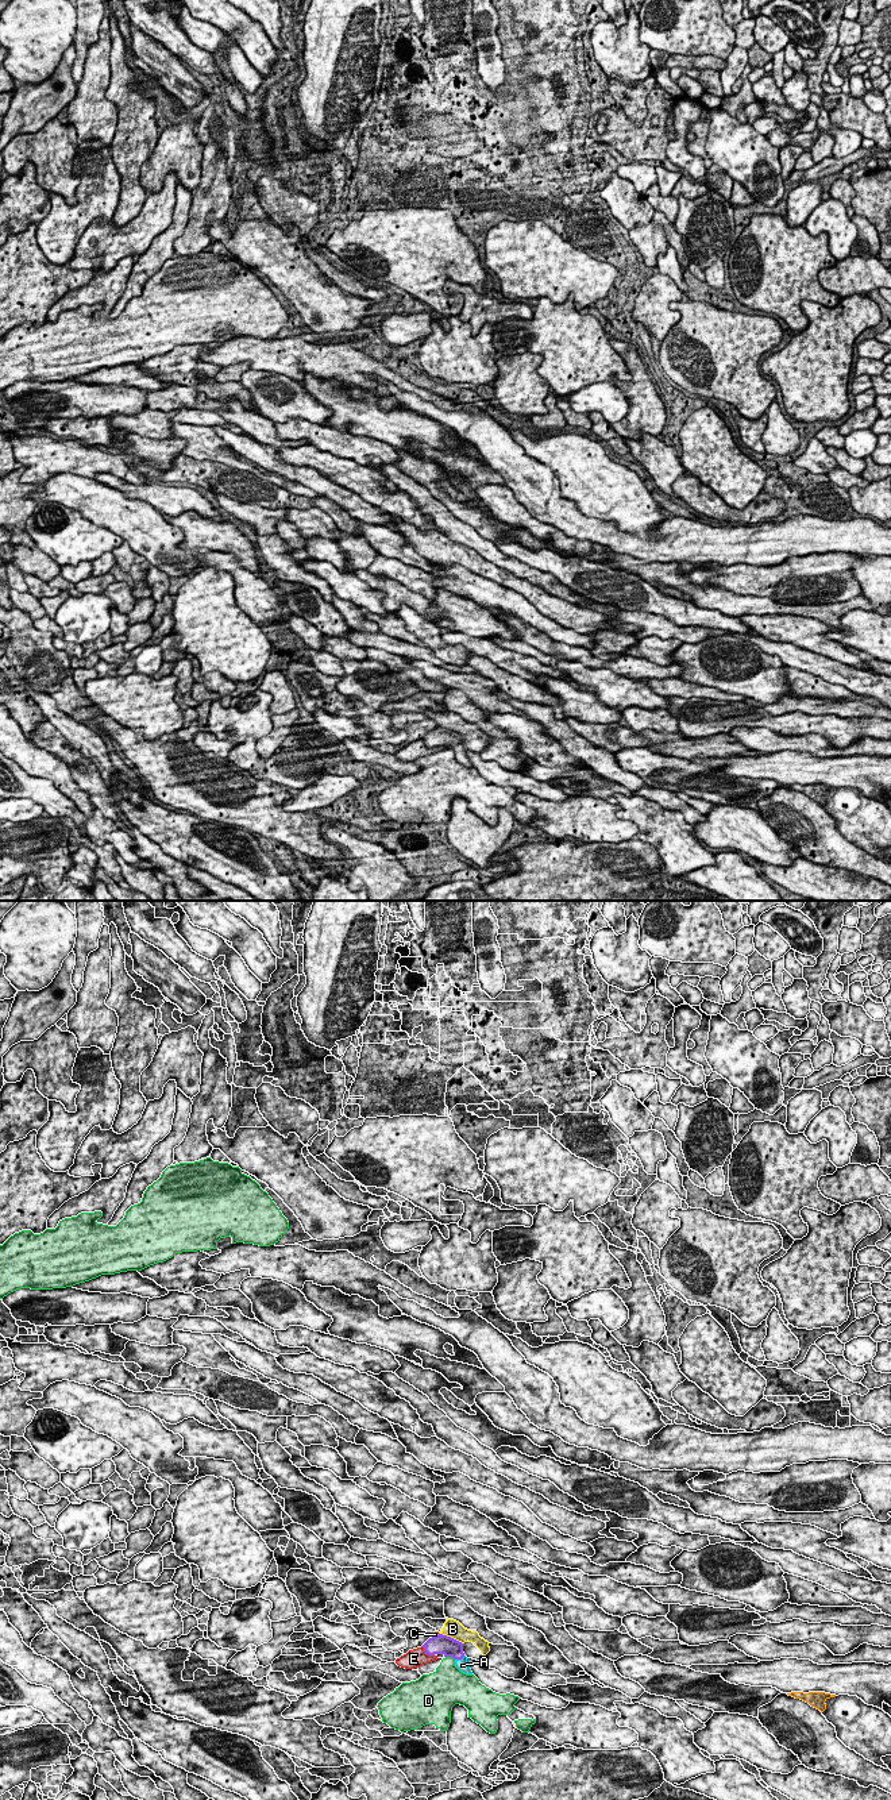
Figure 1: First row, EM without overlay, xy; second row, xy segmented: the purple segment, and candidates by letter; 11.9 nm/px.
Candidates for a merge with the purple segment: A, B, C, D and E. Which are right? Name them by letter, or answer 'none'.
A

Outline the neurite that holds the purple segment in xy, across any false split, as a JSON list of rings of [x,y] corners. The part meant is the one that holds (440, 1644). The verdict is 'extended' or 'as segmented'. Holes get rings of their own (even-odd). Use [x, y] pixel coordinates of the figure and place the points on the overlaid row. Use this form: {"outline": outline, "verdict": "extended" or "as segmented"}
{"outline": [[[439,1634],[436,1637],[429,1638],[424,1645],[424,1651],[428,1656],[435,1656],[435,1654],[443,1654],[444,1657],[452,1657],[455,1660],[455,1666],[466,1673],[466,1674],[472,1674],[468,1664],[467,1664],[467,1657],[463,1653],[463,1643]]], "verdict": "extended"}

